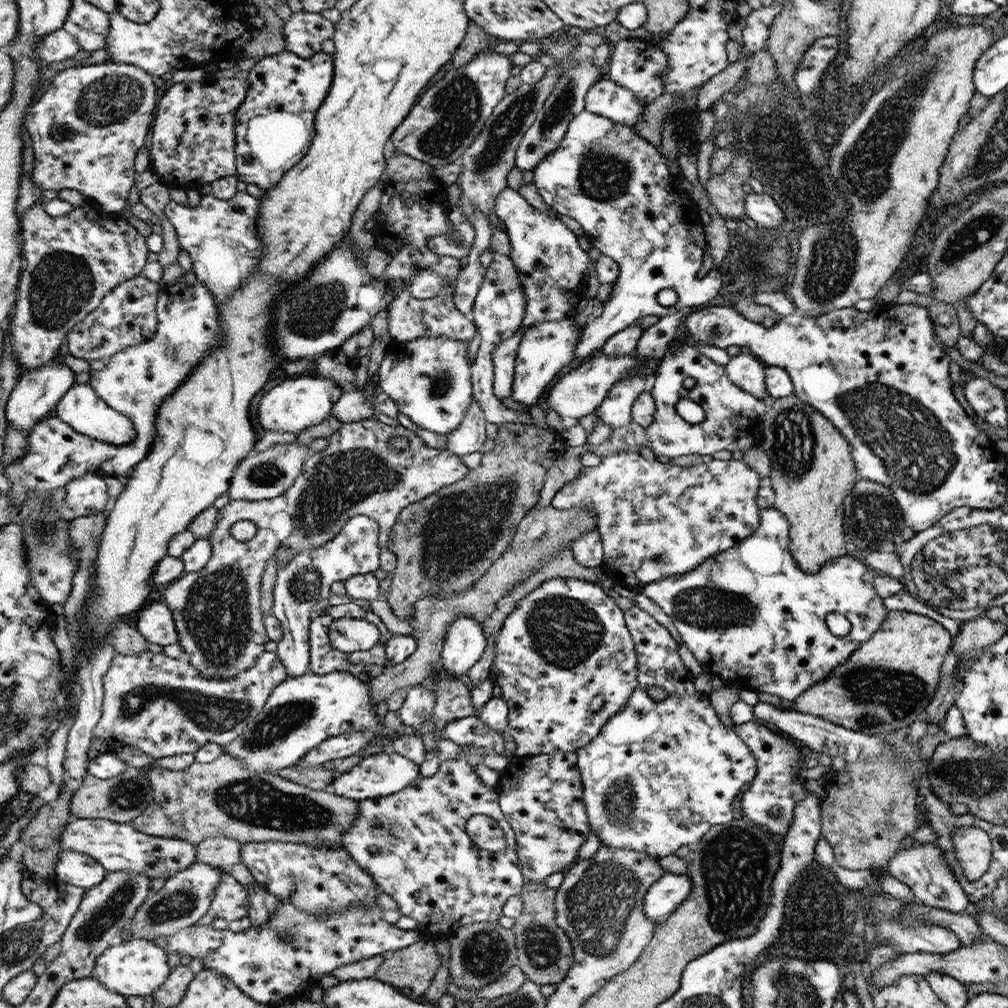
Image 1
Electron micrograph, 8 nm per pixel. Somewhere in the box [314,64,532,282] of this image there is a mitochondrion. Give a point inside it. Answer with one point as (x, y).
(454, 111)

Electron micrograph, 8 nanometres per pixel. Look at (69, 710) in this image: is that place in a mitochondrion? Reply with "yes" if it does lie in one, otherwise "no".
no

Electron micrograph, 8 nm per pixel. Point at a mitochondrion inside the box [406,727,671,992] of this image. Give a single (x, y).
(597, 907)

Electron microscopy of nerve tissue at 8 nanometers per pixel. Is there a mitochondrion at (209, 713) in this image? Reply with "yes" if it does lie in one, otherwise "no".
yes

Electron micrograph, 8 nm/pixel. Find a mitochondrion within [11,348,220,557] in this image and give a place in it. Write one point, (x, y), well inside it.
(87, 535)

